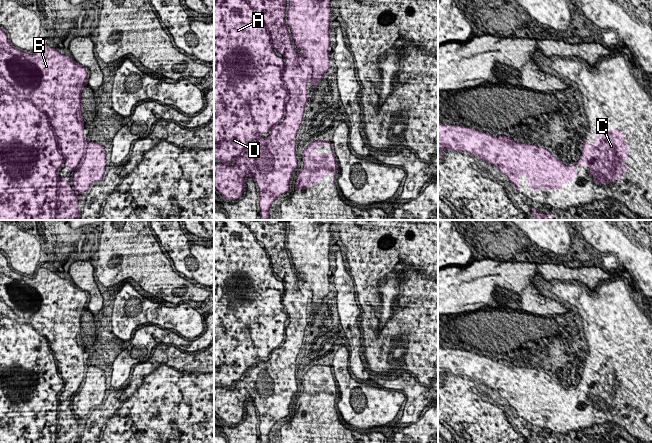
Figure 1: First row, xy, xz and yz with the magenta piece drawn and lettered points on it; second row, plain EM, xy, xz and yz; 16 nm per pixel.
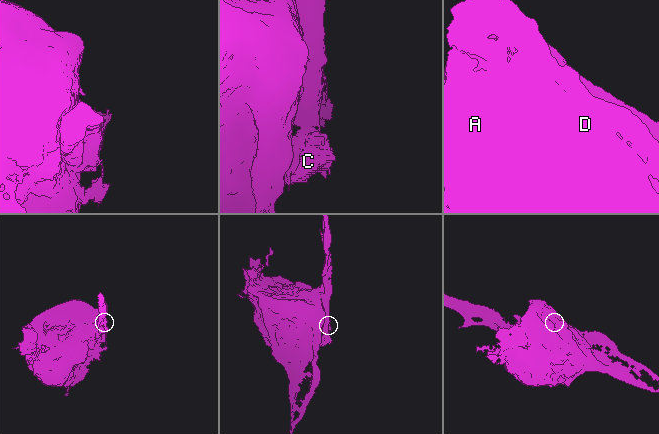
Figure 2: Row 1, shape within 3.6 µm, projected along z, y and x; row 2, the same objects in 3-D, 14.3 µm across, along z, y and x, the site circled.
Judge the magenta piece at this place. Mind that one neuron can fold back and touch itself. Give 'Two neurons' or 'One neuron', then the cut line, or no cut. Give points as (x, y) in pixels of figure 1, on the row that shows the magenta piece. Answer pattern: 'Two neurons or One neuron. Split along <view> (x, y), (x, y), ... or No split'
Two neurons. Split along xz (301, 49), (306, 52), (310, 60), (314, 74), (311, 81)

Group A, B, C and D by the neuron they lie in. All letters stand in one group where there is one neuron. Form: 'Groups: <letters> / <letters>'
Groups: A B D / C

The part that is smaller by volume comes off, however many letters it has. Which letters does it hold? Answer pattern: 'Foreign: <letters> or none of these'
Foreign: C

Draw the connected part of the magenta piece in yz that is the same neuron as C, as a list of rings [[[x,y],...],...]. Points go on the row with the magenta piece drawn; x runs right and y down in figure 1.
[[[438,123],[438,159],[441,159],[443,149],[466,151],[478,156],[488,164],[497,166],[518,191],[519,177],[526,176],[528,185],[534,189],[535,193],[539,193],[540,184],[544,190],[558,190],[562,188],[562,184],[569,184],[577,175],[576,166],[588,166],[589,176],[594,178],[595,184],[609,184],[614,180],[621,180],[621,173],[627,172],[627,168],[622,164],[629,158],[626,154],[629,152],[629,148],[625,145],[623,134],[615,129],[610,130],[607,134],[597,136],[591,147],[589,142],[584,140],[581,157],[575,166],[564,165],[562,161],[557,160],[547,149],[541,146],[536,148],[534,145],[519,143],[517,148],[515,144],[498,140],[490,134],[469,127],[459,125],[447,127],[445,124]]]

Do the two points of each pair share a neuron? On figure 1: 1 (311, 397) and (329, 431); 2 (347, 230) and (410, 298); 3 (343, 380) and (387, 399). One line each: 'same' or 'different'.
1: same
2: same
3: same

